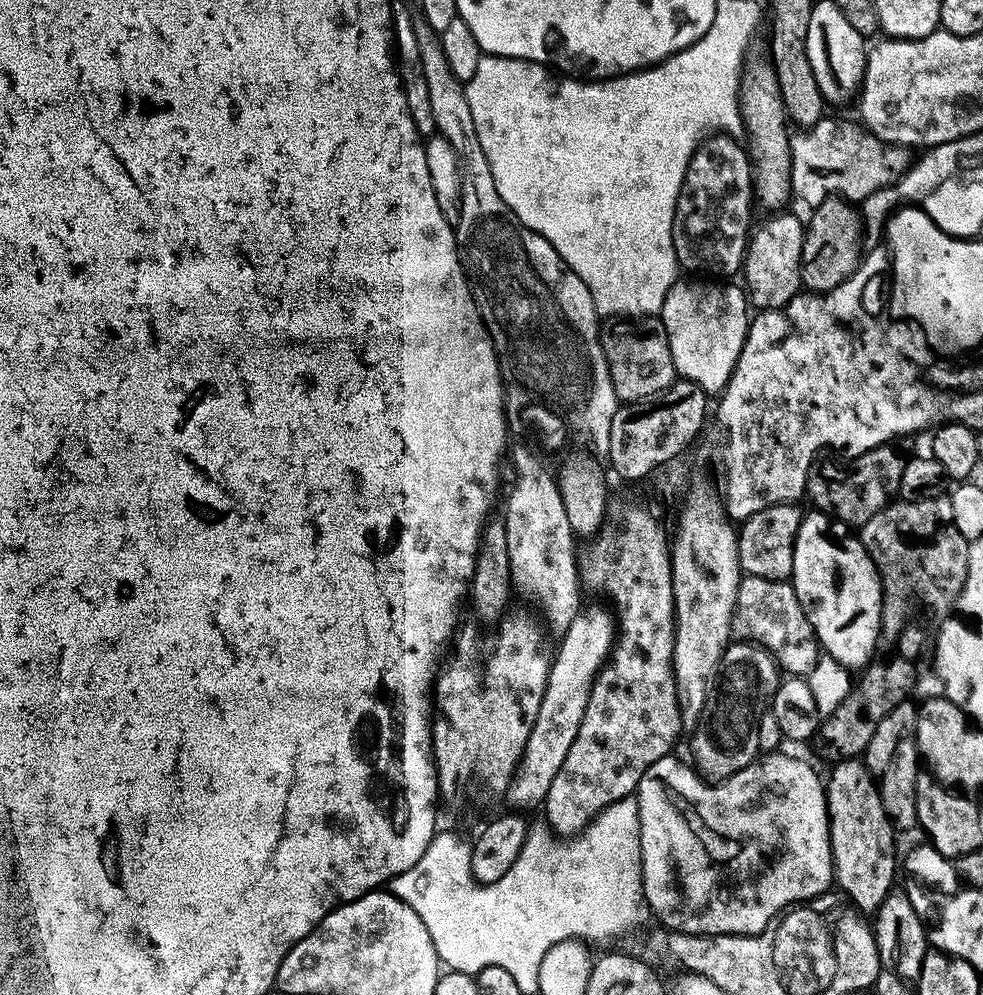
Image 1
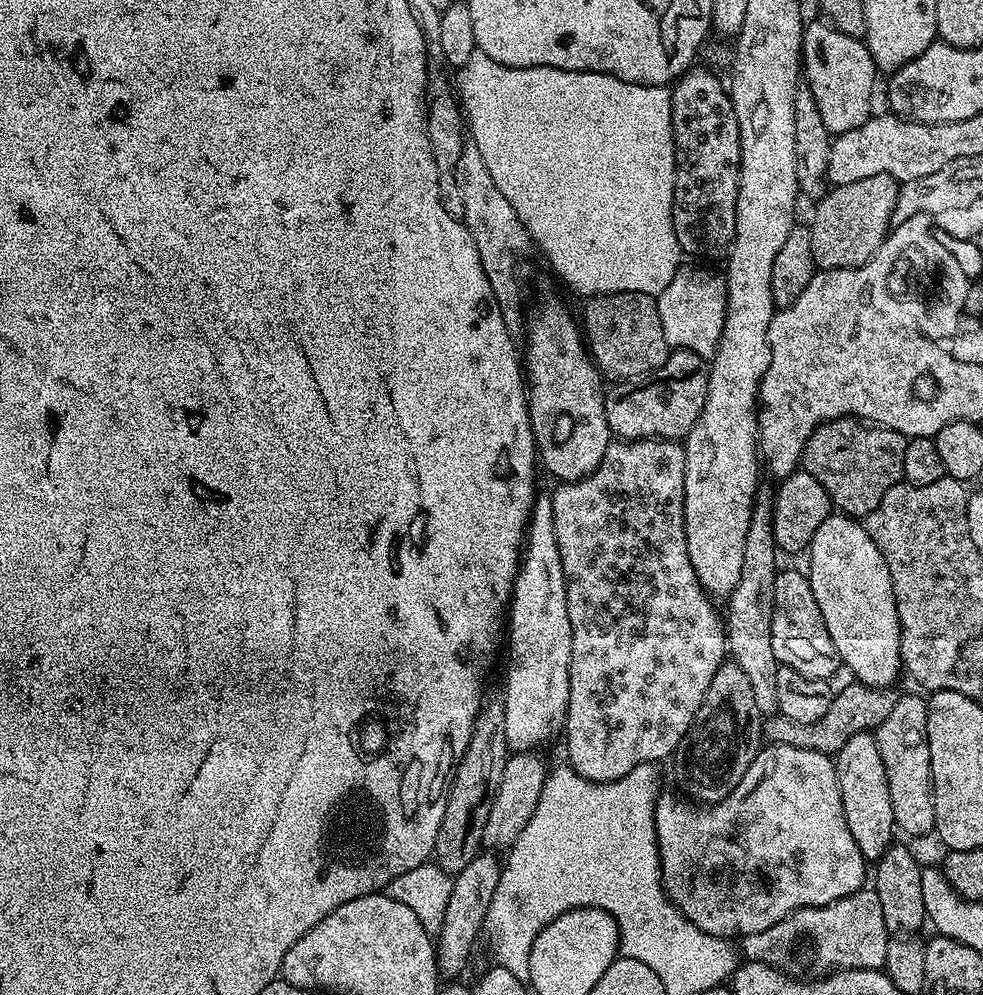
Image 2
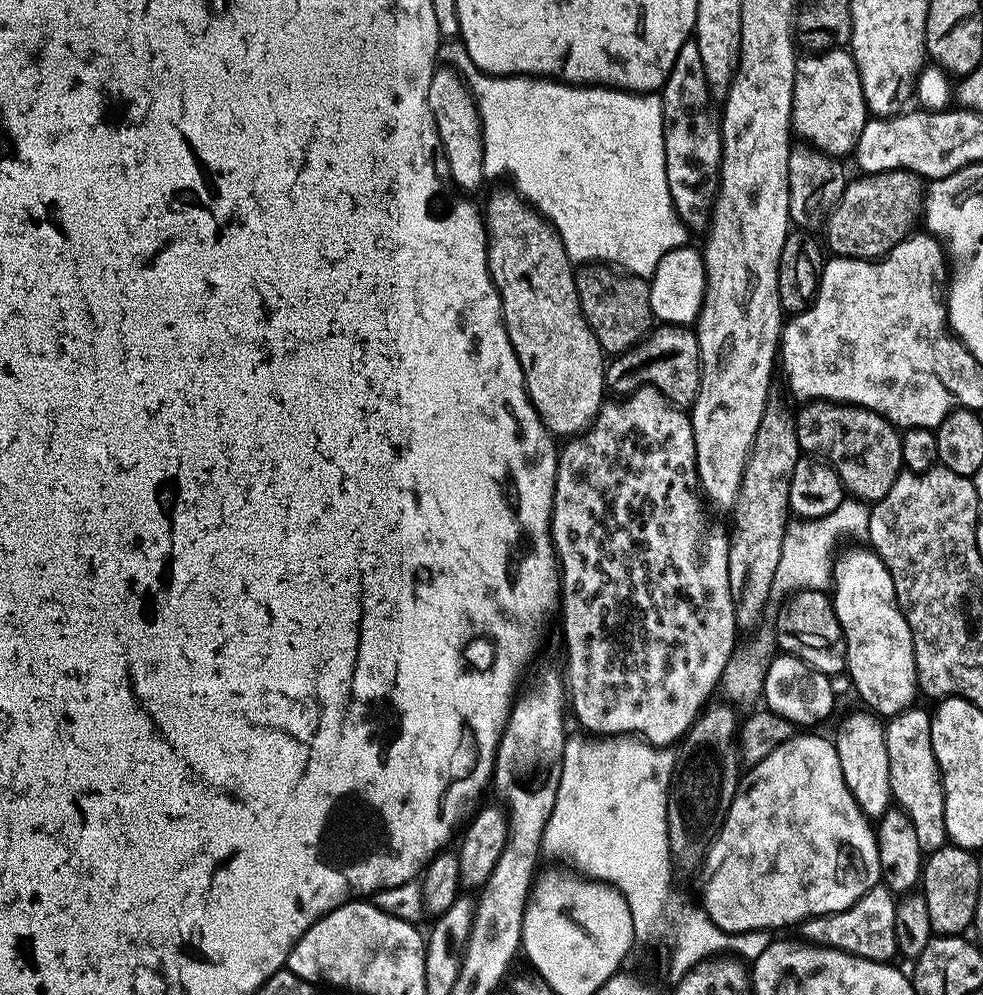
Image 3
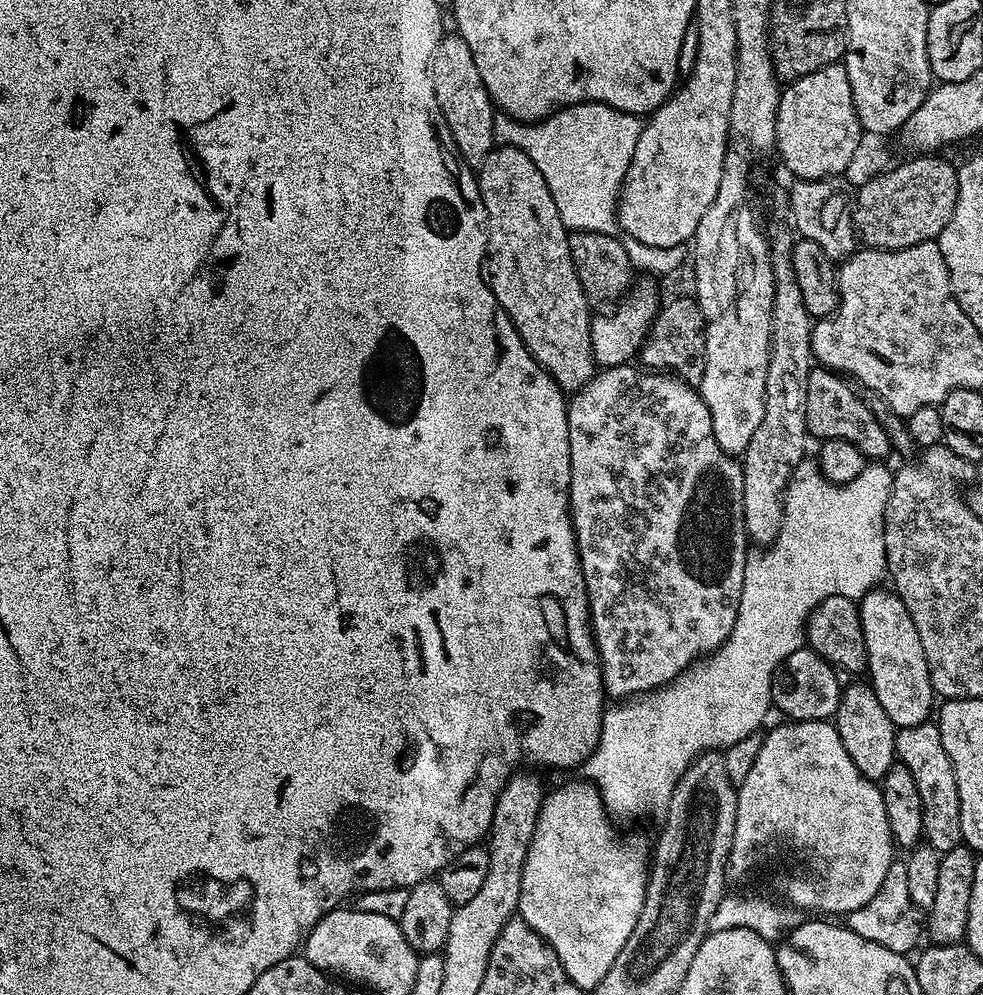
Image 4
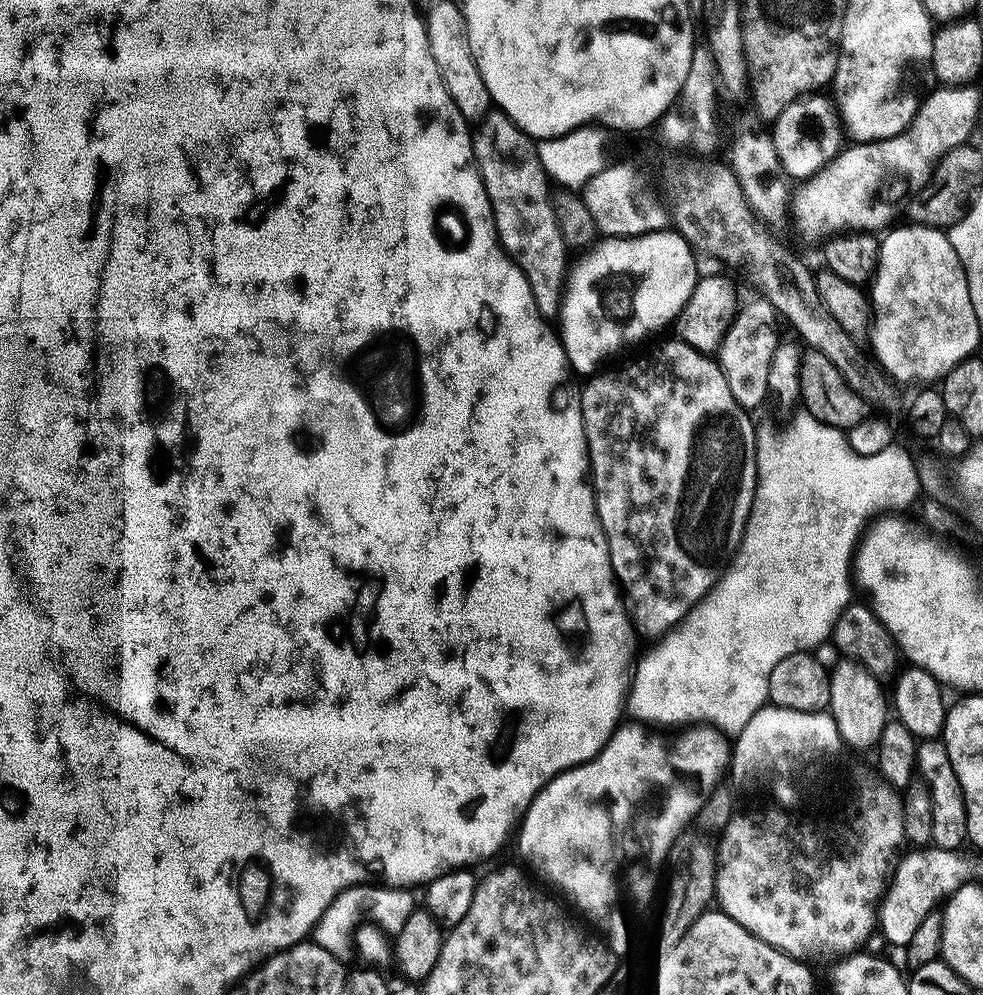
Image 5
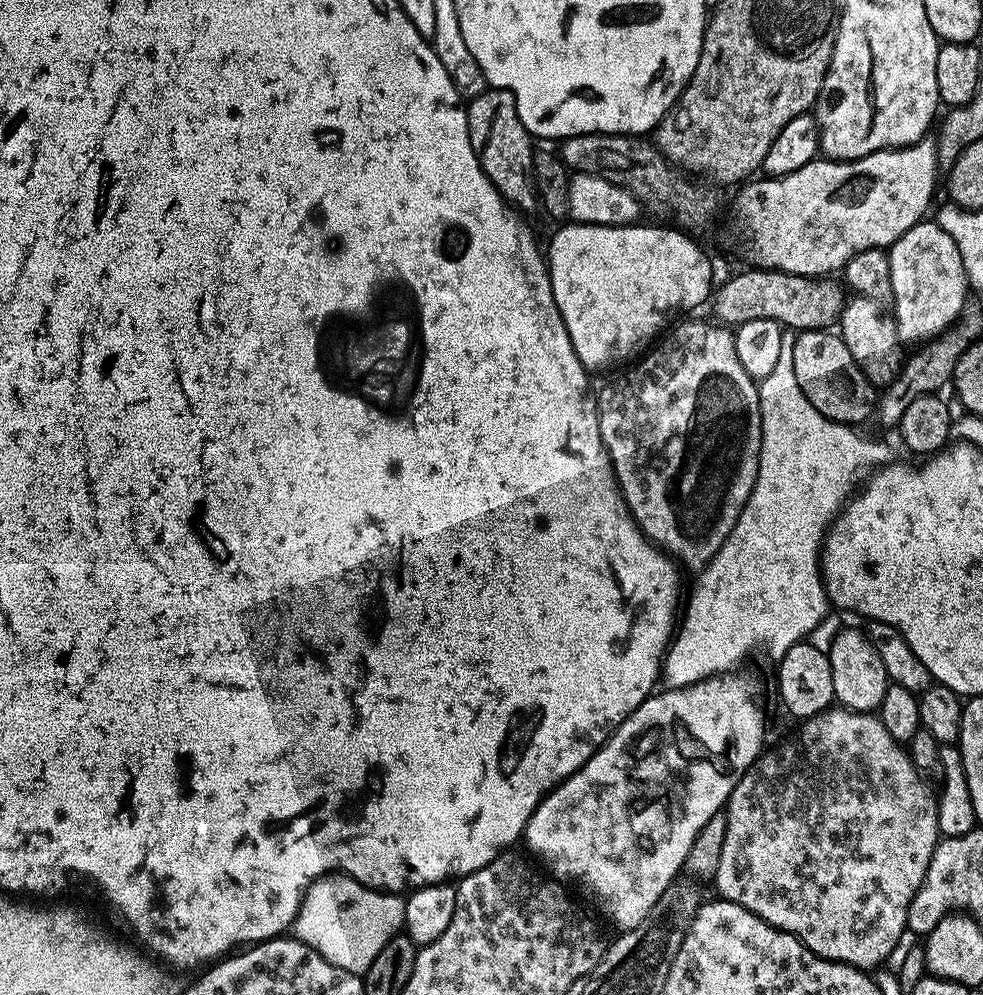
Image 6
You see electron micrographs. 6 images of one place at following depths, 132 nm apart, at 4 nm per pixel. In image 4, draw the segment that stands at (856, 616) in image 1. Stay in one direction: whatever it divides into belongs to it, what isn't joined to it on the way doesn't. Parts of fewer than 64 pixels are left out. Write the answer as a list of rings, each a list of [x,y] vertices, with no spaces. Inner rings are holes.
[[[877,586],[858,601],[862,638],[868,659],[866,676],[882,710],[886,710],[890,722],[897,729],[918,726],[925,723],[931,717],[928,715],[934,712],[934,693],[930,686],[926,654],[922,650],[914,618],[910,618],[910,610],[906,610],[895,591],[883,592],[882,589]]]

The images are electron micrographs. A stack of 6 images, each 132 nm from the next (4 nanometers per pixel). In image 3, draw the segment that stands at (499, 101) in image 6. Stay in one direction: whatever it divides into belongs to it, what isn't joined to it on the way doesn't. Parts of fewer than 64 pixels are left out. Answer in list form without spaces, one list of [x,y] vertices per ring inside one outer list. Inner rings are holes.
[[[508,188],[498,189],[482,204],[484,227],[488,229],[488,272],[500,295],[506,334],[522,366],[528,397],[553,437],[571,438],[591,424],[606,399],[606,353],[582,314],[574,264],[566,254],[562,238],[519,192]]]

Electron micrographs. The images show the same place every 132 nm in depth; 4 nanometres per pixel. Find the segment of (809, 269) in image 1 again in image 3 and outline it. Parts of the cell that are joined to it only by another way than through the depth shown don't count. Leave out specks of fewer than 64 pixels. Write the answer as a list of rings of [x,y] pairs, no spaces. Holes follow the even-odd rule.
[[[874,172],[860,174],[849,179],[842,198],[836,203],[836,209],[830,213],[826,221],[828,232],[828,248],[833,257],[849,256],[852,260],[878,260],[885,256],[898,242],[908,239],[913,235],[912,228],[921,219],[925,211],[926,184],[914,172]]]

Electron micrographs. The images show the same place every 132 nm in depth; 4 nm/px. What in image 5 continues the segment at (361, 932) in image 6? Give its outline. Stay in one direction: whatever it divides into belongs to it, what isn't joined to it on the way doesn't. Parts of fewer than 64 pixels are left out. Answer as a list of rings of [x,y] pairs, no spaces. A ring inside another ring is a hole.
[[[357,884],[355,888],[347,888],[330,902],[328,909],[317,921],[314,929],[315,943],[322,945],[328,952],[344,954],[350,948],[350,935],[359,922],[371,921],[385,933],[398,933],[406,924],[406,918],[417,909],[418,904],[412,895],[407,888],[389,888],[374,884]]]

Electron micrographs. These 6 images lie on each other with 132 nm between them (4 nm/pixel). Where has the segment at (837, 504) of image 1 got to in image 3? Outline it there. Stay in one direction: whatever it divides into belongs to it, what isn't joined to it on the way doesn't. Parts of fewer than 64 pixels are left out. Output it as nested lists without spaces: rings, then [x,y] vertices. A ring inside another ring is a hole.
[[[809,400],[795,413],[801,453],[811,454],[836,469],[845,489],[861,502],[881,500],[902,471],[900,432],[876,412],[839,400]]]

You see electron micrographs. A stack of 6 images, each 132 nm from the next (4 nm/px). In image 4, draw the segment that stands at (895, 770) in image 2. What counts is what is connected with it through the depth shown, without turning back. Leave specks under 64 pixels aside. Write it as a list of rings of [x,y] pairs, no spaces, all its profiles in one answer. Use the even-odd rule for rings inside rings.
[[[925,722],[918,726],[901,728],[896,734],[896,759],[910,770],[910,778],[914,778],[914,786],[918,788],[918,798],[922,798],[923,839],[941,854],[961,847],[960,823],[958,822],[958,782],[954,778],[954,766],[946,754],[946,746],[942,746],[940,725],[936,722]]]

